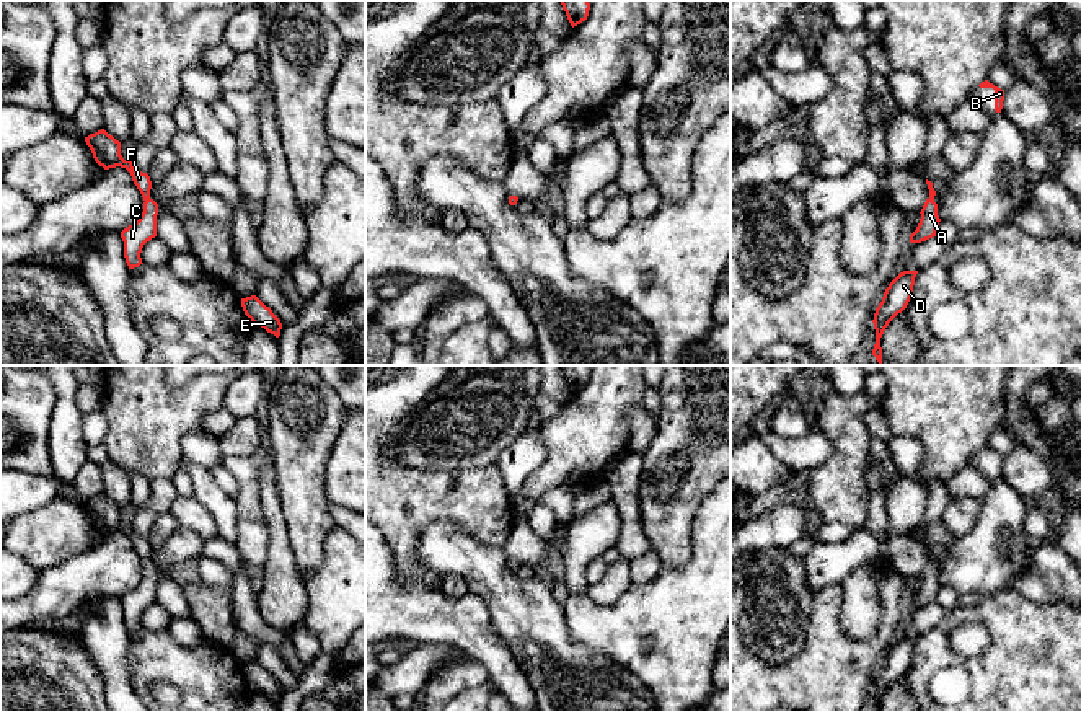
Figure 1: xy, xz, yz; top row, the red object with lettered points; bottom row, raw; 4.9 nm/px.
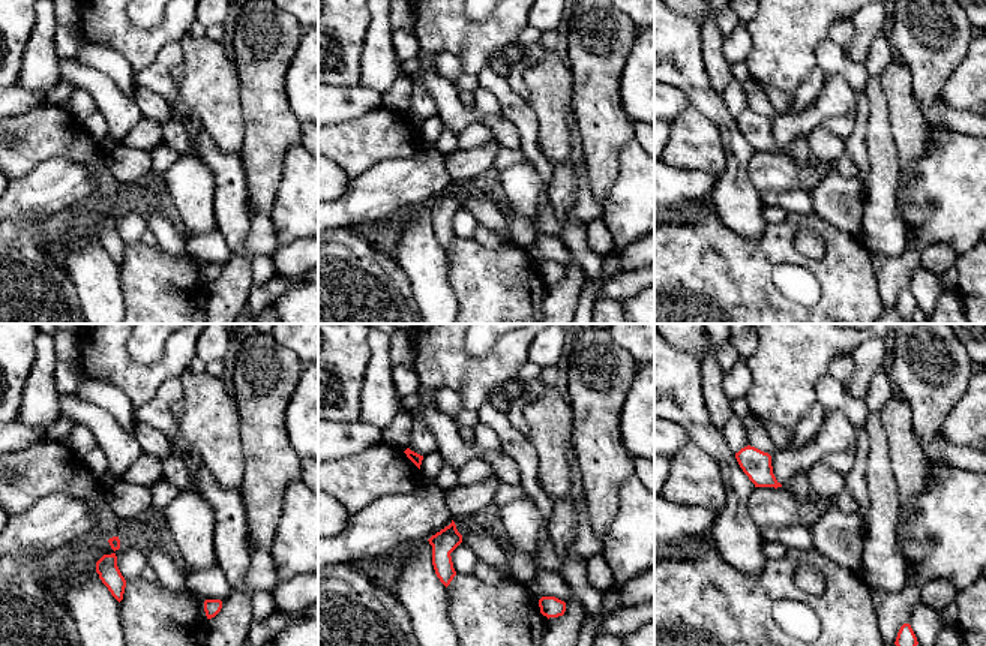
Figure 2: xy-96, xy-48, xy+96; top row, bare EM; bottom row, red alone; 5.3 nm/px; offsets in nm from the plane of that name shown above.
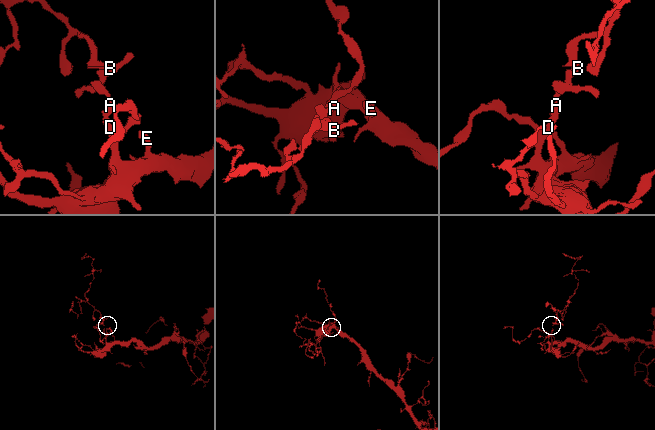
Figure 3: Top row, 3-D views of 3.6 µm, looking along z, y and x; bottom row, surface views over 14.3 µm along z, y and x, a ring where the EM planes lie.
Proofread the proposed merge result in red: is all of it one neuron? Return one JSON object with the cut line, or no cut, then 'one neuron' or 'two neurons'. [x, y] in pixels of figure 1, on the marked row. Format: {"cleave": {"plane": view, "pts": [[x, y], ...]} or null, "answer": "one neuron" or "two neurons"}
{"cleave": null, "answer": "one neuron"}

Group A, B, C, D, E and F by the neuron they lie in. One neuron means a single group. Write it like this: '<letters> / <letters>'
A B C D E F

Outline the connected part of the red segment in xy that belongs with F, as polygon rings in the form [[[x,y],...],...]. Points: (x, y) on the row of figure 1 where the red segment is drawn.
[[[104,129],[85,137],[95,161],[104,170],[126,168],[137,189],[143,197],[143,212],[137,222],[121,232],[124,241],[124,258],[129,269],[139,267],[142,263],[140,253],[147,241],[157,236],[158,204],[150,197],[152,181],[147,173],[137,171],[132,160],[124,160],[121,155],[121,142],[109,135]]]

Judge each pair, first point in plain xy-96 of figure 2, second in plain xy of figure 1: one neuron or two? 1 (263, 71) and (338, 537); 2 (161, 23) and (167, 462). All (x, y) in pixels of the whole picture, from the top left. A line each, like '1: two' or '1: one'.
1: two
2: one

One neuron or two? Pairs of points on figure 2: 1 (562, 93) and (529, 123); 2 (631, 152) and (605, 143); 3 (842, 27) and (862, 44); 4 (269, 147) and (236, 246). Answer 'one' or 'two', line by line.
1: two
2: two
3: two
4: two

